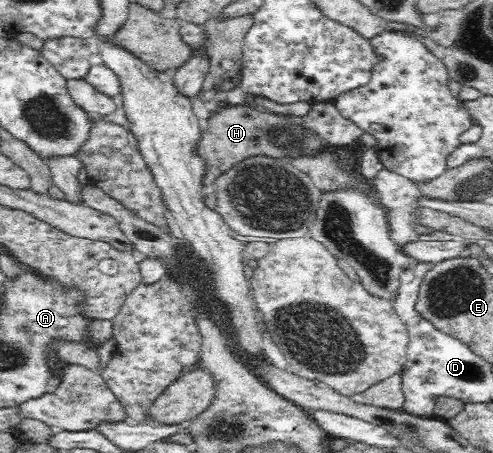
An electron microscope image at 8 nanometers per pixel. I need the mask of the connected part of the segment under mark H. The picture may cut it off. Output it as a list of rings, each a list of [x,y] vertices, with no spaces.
[[[222,105],[203,123],[202,137],[197,153],[205,162],[204,184],[213,185],[214,181],[226,170],[248,157],[298,158],[302,155],[319,157],[322,150],[330,149],[325,140],[311,132],[302,117],[280,117],[278,113],[265,109],[253,109],[250,106]]]

